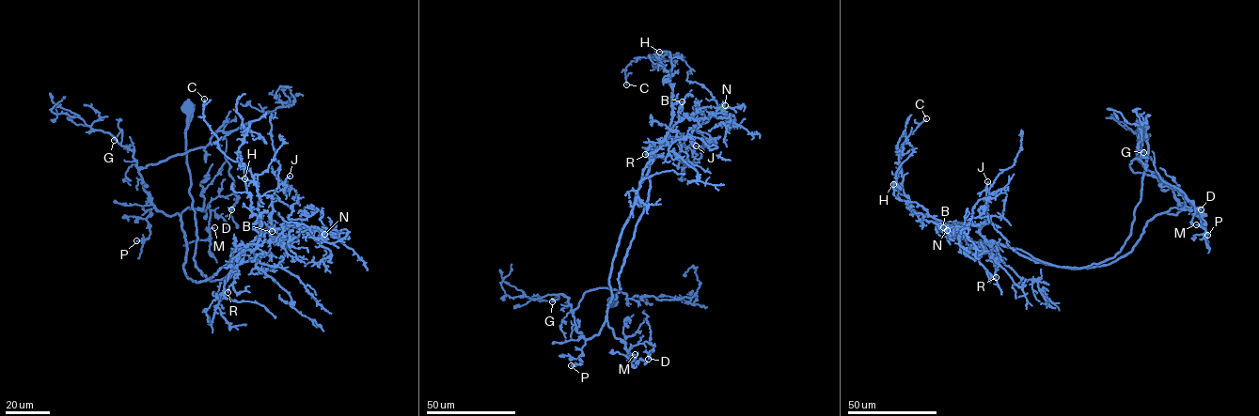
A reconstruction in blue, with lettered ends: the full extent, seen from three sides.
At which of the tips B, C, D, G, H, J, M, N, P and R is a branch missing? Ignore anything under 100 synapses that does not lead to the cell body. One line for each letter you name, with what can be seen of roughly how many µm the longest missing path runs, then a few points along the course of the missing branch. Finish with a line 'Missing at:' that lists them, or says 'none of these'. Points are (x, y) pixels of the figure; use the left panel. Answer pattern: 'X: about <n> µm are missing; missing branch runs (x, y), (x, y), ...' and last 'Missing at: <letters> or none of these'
J: about 40 µm are missing; missing branch runs (290, 176), (295, 169), (299, 153), (297, 142), (318, 129)
Missing at: J

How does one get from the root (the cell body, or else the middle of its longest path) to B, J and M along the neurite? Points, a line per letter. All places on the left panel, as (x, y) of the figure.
B: (186, 107), (195, 266), (209, 280), (221, 280), (231, 271), (233, 250), (253, 250), (260, 229), (272, 231)
J: (186, 107), (194, 260), (209, 280), (225, 277), (231, 252), (269, 228), (272, 195), (290, 176)
M: (186, 107), (195, 266), (221, 280), (233, 259), (194, 281), (183, 269), (180, 214), (208, 208), (214, 227)

